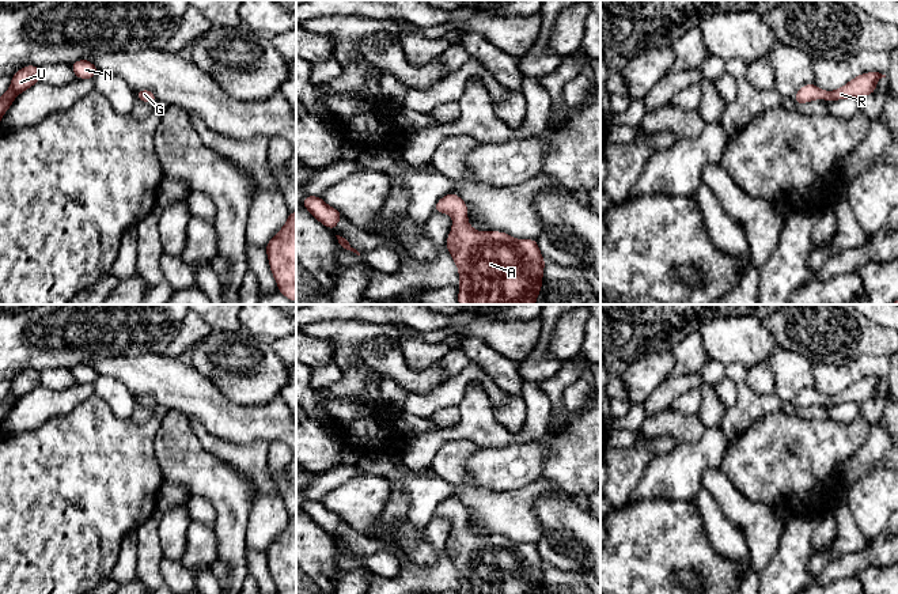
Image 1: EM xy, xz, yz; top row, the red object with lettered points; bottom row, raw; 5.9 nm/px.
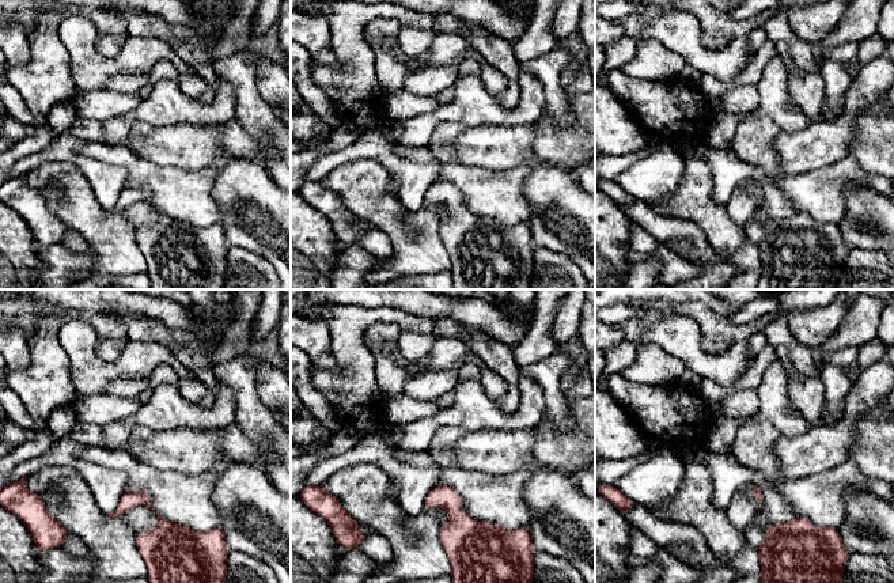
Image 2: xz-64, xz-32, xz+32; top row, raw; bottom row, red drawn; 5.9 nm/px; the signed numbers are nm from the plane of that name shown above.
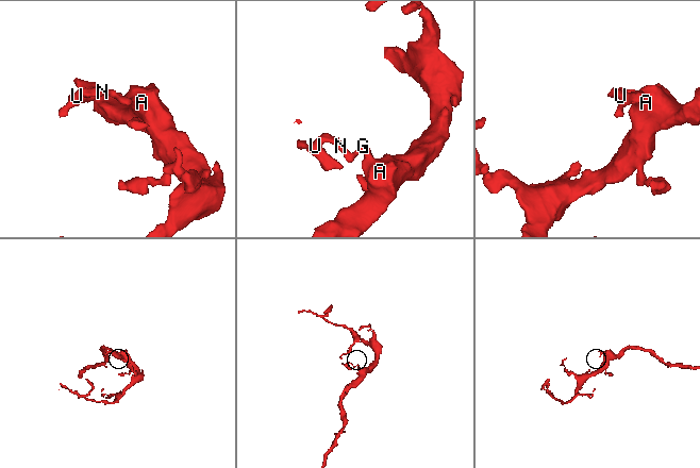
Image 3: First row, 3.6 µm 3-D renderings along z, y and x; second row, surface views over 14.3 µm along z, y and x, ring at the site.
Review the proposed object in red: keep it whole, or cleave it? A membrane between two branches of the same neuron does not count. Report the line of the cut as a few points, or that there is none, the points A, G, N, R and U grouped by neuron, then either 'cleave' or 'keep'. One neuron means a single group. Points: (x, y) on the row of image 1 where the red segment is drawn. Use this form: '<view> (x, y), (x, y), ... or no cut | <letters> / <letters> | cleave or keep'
no cut | A G N R U | keep

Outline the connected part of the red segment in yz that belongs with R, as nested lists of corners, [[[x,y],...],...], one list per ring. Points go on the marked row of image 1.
[[[865,72],[850,79],[845,86],[834,91],[826,91],[818,88],[815,83],[810,83],[802,86],[793,99],[797,105],[816,99],[840,101],[846,98],[852,98],[860,102],[864,97],[876,91],[876,83],[882,77],[886,77],[886,75],[879,72]]]

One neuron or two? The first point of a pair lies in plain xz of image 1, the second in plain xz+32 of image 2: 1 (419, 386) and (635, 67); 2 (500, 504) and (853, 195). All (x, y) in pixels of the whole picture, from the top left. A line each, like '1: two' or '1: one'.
1: two
2: two

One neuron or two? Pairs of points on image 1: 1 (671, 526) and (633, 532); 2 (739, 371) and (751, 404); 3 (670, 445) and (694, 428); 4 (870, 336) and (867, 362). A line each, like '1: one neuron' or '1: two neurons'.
1: one neuron
2: one neuron
3: two neurons
4: two neurons

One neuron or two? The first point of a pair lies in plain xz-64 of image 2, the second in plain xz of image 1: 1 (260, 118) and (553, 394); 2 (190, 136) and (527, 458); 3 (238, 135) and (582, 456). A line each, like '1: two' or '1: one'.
1: one
2: one
3: one

